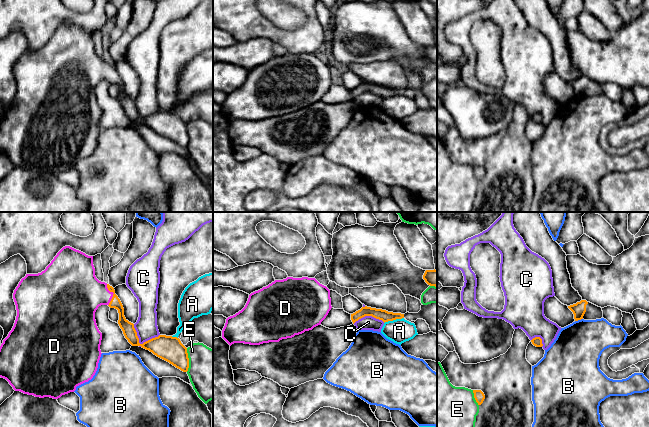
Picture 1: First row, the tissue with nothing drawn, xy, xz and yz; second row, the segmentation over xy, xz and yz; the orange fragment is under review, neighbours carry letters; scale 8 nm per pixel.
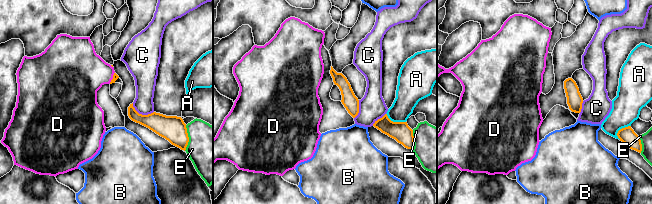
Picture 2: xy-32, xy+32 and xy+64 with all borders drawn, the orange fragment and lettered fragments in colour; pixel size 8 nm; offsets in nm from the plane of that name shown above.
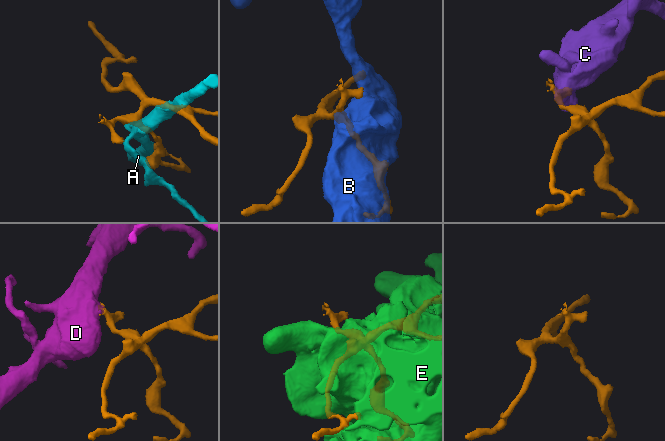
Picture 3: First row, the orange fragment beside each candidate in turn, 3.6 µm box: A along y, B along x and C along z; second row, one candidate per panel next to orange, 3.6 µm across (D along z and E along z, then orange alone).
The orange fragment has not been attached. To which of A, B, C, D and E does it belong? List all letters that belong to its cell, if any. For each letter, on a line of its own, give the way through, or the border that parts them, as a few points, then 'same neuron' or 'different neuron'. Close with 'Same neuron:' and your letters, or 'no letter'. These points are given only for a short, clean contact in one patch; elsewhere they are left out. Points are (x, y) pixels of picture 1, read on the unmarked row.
A: different neuron
B: different neuron
C: border along xy (133, 100), (140, 119), (159, 110); different neuron
D: runs through xy (115, 78), (113, 70), (82, 69); same neuron
E: different neuron
Same neuron: D

